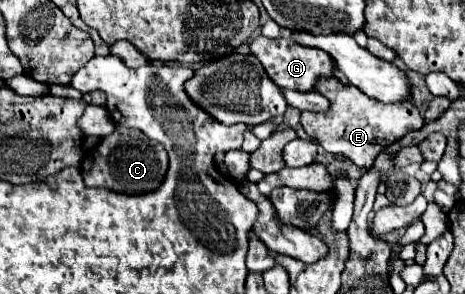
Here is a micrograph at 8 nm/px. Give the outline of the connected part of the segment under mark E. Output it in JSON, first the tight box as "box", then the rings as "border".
{"box":[300,75,424,169],"border":[[[338,75],[332,77],[320,77],[316,81],[316,91],[322,93],[330,101],[330,109],[326,113],[314,113],[304,111],[300,117],[300,123],[304,131],[316,139],[324,151],[328,153],[344,153],[354,165],[362,169],[372,169],[374,159],[378,153],[384,151],[394,141],[400,141],[410,131],[418,131],[424,125],[424,119],[420,111],[414,105],[412,95],[402,99],[400,103],[380,103],[376,99],[370,99],[354,85],[348,85],[338,79]]]}

